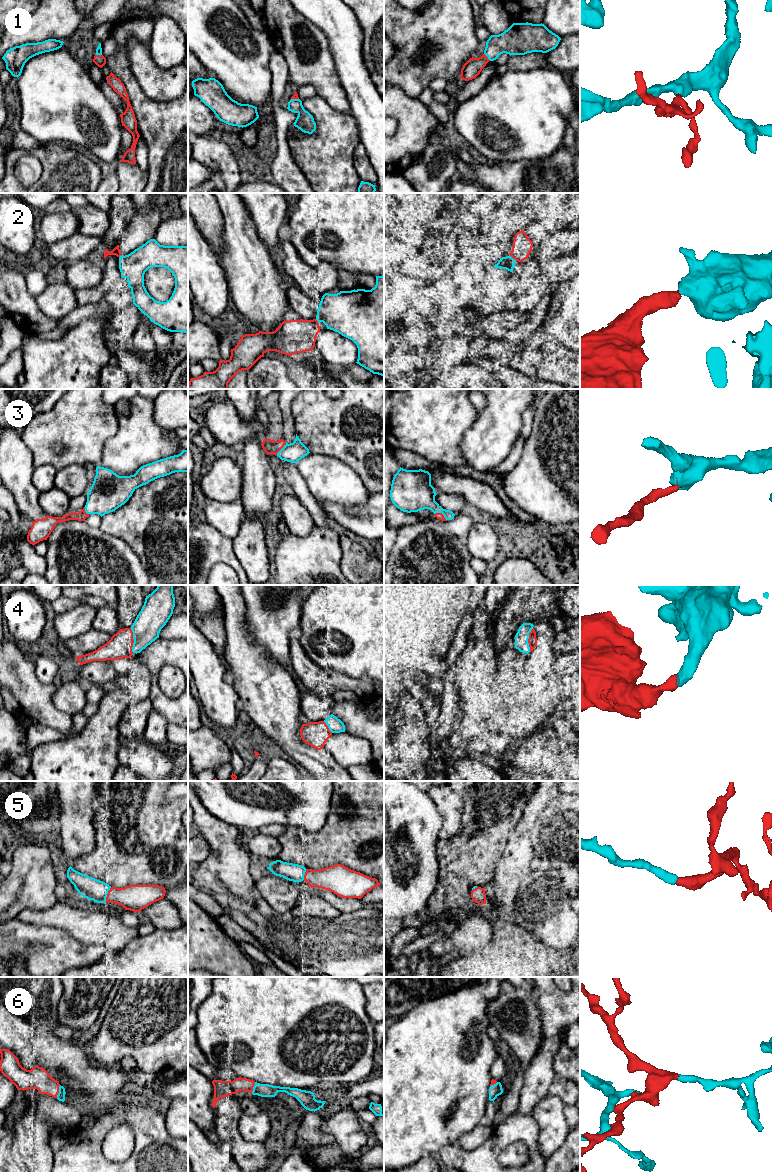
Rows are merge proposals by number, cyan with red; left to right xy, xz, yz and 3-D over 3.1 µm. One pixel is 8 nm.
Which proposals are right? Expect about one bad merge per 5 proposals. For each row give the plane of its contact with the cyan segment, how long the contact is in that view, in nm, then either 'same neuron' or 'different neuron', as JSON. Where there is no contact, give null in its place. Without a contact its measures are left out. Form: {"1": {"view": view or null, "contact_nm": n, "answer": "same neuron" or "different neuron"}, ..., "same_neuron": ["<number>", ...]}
{"1": {"view": "yz", "contact_nm": 80, "answer": "same neuron"}, "2": {"view": "yz", "contact_nm": 80, "answer": "different neuron"}, "3": {"view": "yz", "contact_nm": 120, "answer": "same neuron"}, "4": {"view": "xy", "contact_nm": 200, "answer": "same neuron"}, "5": {"view": "xy", "contact_nm": 130, "answer": "same neuron"}, "6": {"view": "xy", "contact_nm": 110, "answer": "same neuron"}, "same_neuron": ["1", "3", "4", "5", "6"]}

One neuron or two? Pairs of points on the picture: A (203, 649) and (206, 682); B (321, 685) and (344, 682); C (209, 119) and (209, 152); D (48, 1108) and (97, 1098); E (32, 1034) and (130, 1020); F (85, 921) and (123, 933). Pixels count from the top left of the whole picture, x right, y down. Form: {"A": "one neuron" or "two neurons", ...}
{"A": "one neuron", "B": "one neuron", "C": "two neurons", "D": "two neurons", "E": "two neurons", "F": "one neuron"}

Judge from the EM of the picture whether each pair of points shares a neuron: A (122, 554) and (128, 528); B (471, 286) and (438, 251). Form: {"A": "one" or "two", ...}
{"A": "two", "B": "two"}

